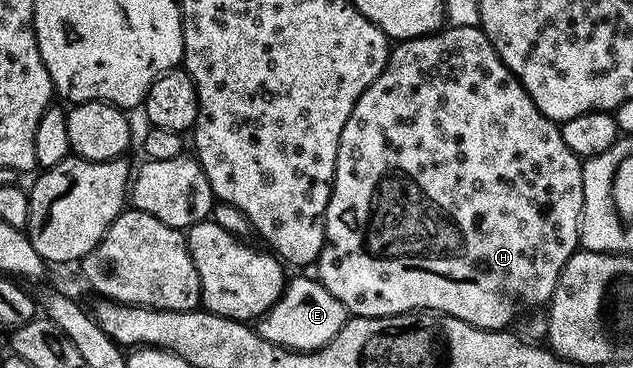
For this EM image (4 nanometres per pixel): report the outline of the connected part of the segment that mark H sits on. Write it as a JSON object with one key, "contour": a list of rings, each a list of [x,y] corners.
{"contour":[[[449,25],[433,34],[397,41],[391,47],[388,63],[384,66],[384,71],[378,76],[378,80],[374,80],[374,84],[370,84],[370,88],[366,88],[366,92],[362,92],[362,96],[358,96],[358,100],[350,112],[350,120],[346,120],[346,128],[342,128],[342,136],[338,144],[336,175],[332,177],[332,195],[328,201],[326,216],[324,217],[324,247],[318,259],[318,267],[320,266],[318,281],[329,290],[335,300],[341,301],[349,315],[357,318],[389,318],[391,314],[435,312],[437,314],[449,314],[466,324],[477,326],[480,330],[502,330],[511,327],[510,324],[516,317],[519,319],[521,316],[527,315],[533,308],[540,308],[551,302],[552,293],[558,284],[558,276],[562,272],[566,260],[570,260],[570,256],[576,253],[580,246],[580,218],[582,215],[584,215],[584,168],[582,160],[574,152],[570,152],[570,148],[566,148],[566,140],[562,140],[559,125],[550,121],[534,104],[534,100],[530,100],[526,88],[522,88],[522,84],[516,79],[514,72],[510,72],[510,68],[506,68],[506,64],[500,59],[494,48],[494,44],[490,44],[490,40],[479,26]]]}

